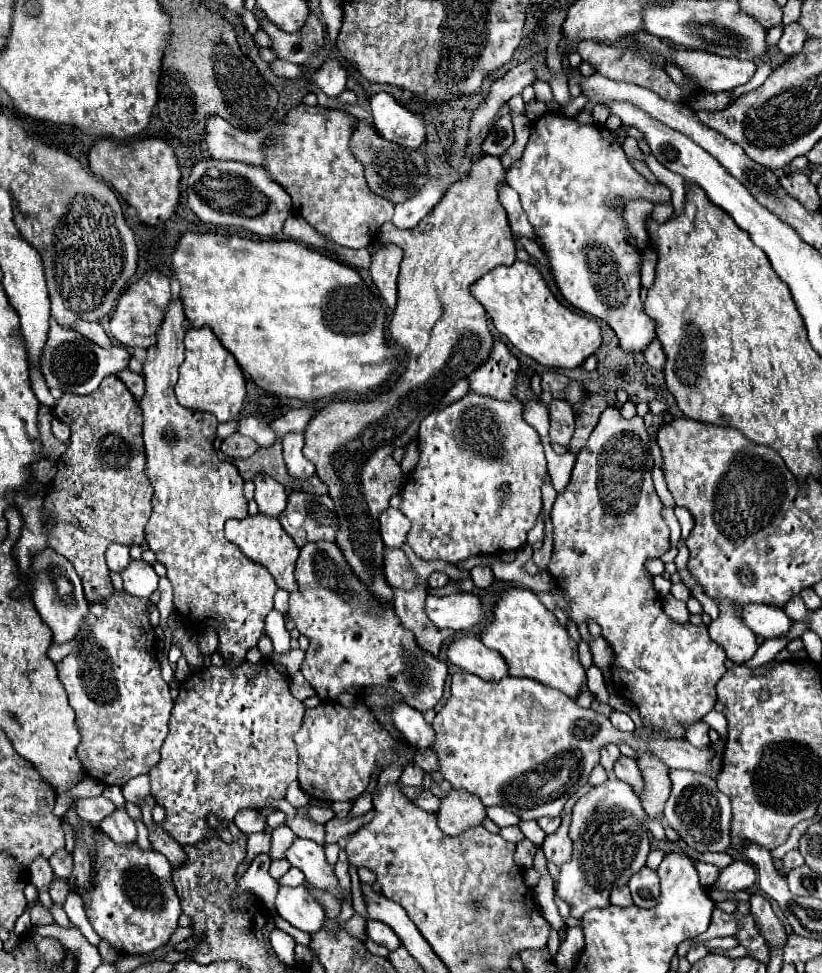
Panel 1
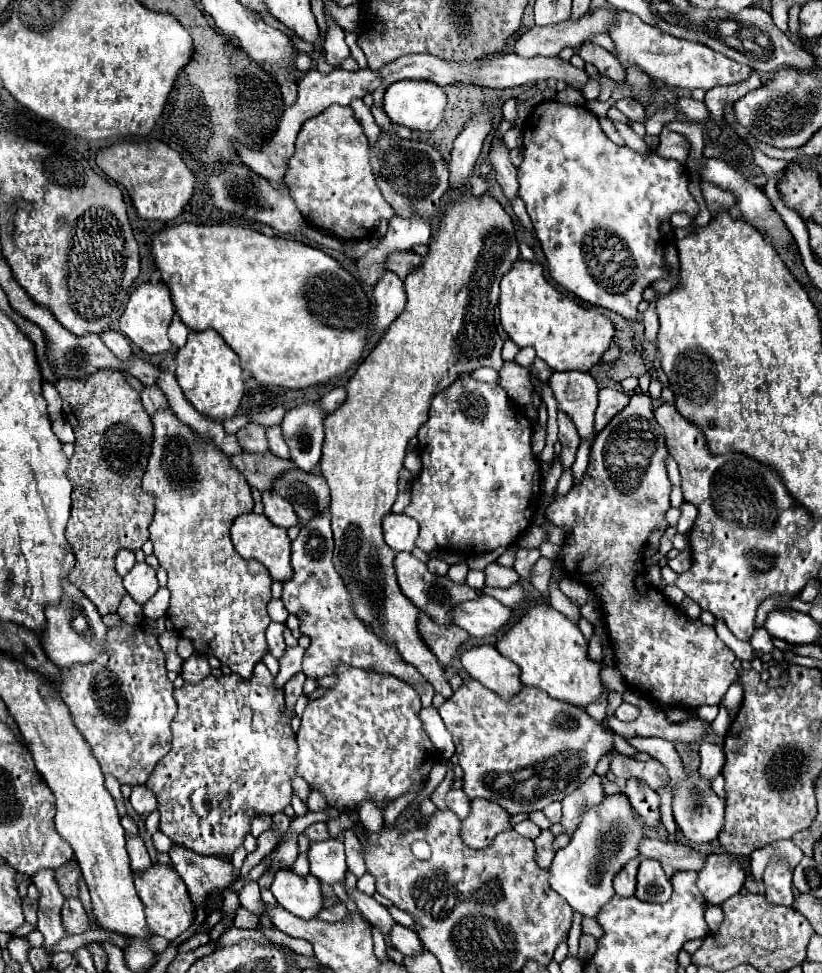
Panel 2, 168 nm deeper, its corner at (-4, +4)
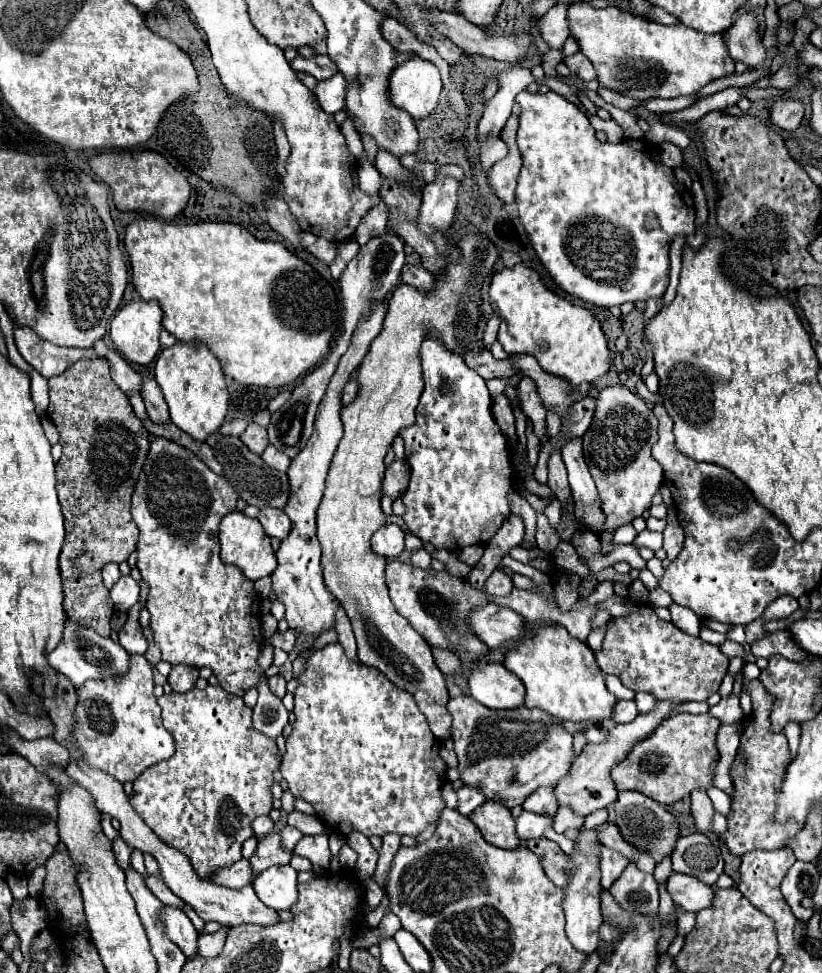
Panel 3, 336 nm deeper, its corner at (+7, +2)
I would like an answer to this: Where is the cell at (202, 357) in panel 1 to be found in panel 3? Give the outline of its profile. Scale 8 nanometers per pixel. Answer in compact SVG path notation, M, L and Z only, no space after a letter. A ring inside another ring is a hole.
M176 342L174 346L164 348L156 358L154 378L170 408L172 422L182 432L200 442L218 432L228 412L228 390L220 362L206 346Z

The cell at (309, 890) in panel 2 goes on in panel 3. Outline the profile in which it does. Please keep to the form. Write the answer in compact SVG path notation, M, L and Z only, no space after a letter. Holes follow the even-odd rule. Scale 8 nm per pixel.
M270 866L260 872L254 880L254 890L258 898L272 910L290 910L298 896L298 882L292 866Z

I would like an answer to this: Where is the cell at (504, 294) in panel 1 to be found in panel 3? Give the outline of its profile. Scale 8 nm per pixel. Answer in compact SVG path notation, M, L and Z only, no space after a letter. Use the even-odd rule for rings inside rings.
M516 264L514 268L496 272L490 284L490 300L494 312L502 320L498 342L508 354L534 356L544 372L564 378L574 388L594 382L614 366L614 352L608 348L594 314L548 290L536 270Z

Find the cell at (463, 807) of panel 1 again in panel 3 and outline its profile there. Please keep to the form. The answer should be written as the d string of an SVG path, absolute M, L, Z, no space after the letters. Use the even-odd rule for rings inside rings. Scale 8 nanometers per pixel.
M488 800L470 814L470 820L480 828L486 842L506 850L522 846L522 840L516 834L516 820L506 806Z

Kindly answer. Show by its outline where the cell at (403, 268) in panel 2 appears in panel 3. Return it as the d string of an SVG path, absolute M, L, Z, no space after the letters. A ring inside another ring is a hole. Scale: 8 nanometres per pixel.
M404 266L400 280L404 284L414 286L420 292L432 292L434 290L434 278L428 270L424 270L422 266Z

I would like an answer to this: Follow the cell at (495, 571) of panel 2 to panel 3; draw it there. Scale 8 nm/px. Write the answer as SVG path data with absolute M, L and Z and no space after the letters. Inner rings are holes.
M496 568L484 584L484 592L492 594L492 596L506 596L506 594L510 594L512 588L514 588L512 578L502 568Z

